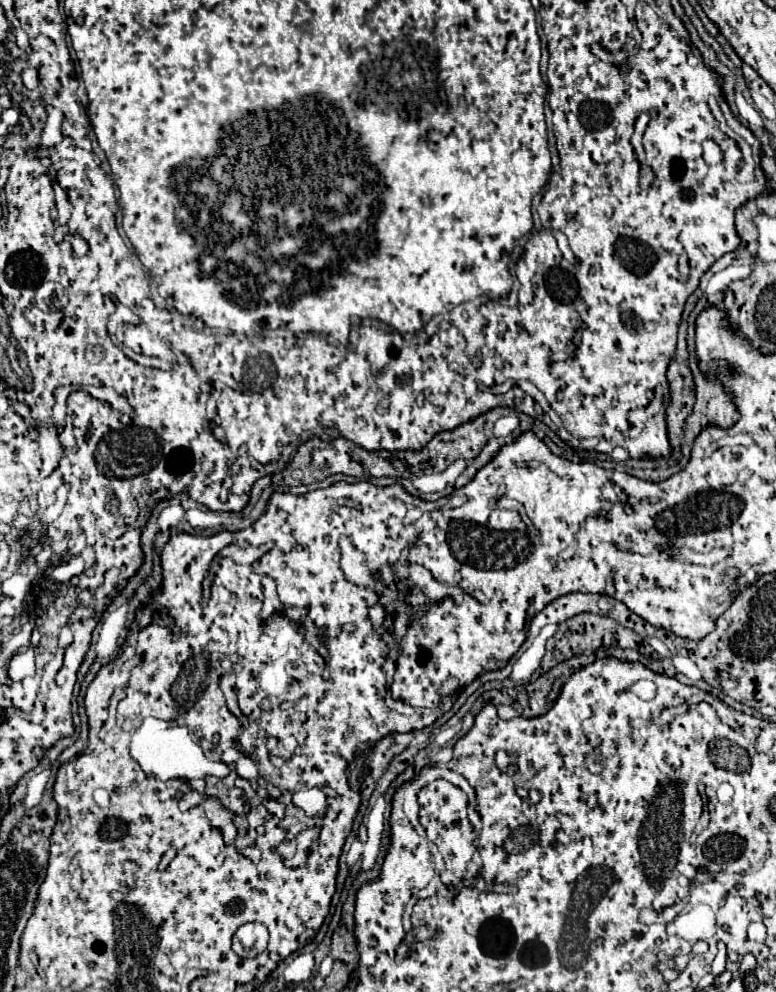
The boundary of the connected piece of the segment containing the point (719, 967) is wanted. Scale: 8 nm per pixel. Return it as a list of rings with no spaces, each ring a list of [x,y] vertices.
[[[724,943],[718,944],[718,953],[712,963],[712,970],[714,973],[722,973],[725,969],[727,959],[727,949]]]

